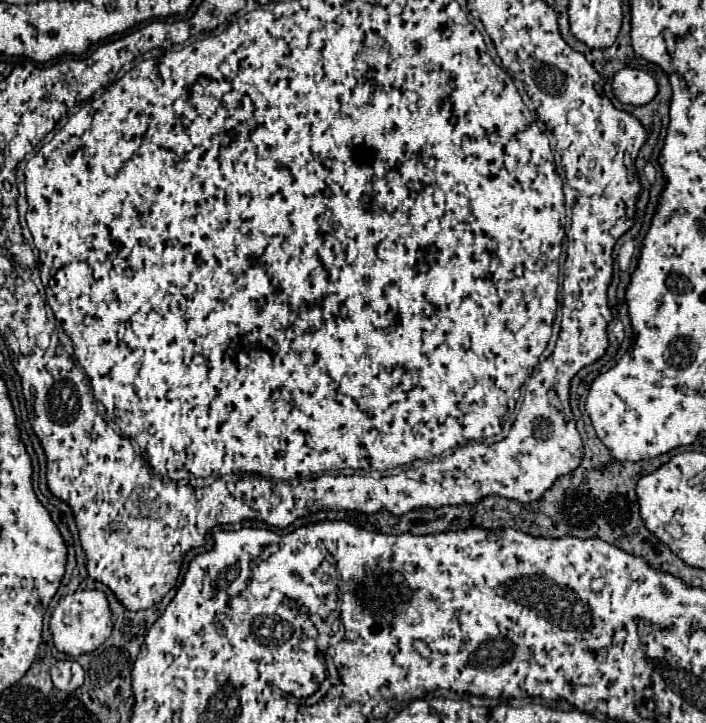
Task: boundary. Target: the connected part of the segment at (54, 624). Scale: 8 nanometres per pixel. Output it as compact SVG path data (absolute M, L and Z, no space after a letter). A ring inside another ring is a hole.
M76 591L60 599L50 617L50 633L52 633L54 647L60 653L78 657L98 649L112 633L112 621L110 621L106 595L102 591Z

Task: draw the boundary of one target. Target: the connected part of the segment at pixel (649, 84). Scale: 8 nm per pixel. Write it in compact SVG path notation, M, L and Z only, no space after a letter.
M630 67L616 73L612 87L616 99L626 105L646 105L658 93L658 85L648 73Z

